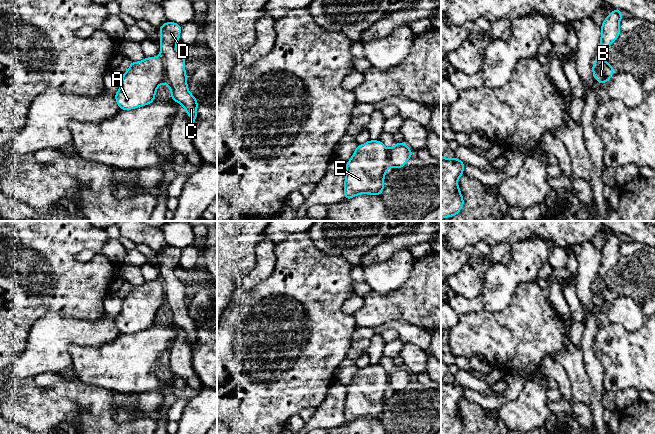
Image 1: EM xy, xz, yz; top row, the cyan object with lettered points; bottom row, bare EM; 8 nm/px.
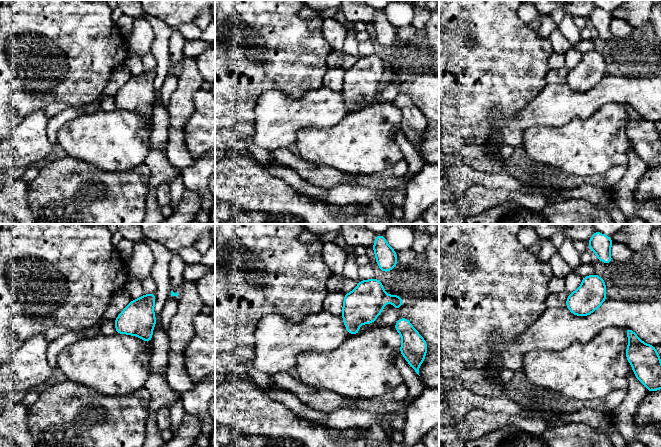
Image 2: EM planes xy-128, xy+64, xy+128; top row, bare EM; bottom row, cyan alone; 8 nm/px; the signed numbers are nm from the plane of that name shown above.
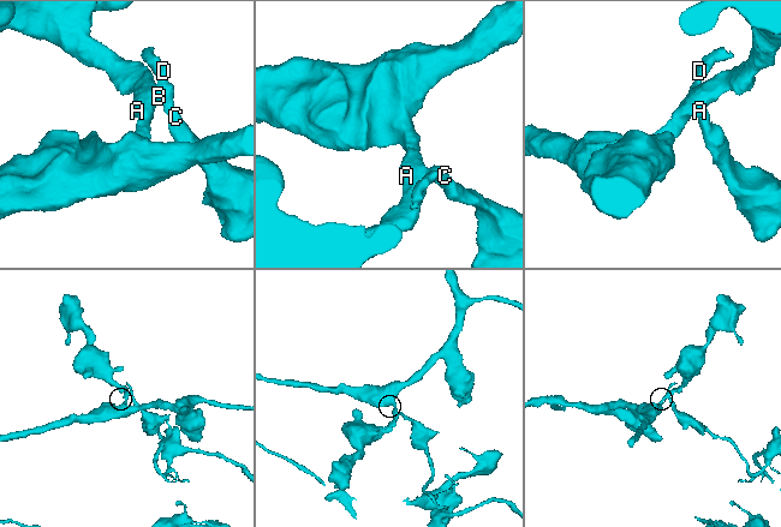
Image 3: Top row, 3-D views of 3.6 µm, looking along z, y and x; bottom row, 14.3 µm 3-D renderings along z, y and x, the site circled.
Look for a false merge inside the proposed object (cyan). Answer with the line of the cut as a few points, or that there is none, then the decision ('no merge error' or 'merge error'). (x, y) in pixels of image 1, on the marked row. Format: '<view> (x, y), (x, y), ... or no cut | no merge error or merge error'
xy (161, 57), (164, 63), (165, 82) | merge error

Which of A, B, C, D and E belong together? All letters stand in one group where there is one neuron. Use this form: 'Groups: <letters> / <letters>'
Groups: A B E / C D

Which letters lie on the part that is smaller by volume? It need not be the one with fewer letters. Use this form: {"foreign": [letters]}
{"foreign": ["C", "D"]}

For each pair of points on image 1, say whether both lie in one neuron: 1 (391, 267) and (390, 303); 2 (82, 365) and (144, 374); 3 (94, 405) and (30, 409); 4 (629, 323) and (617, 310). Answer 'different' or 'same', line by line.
1: different
2: same
3: same
4: same

